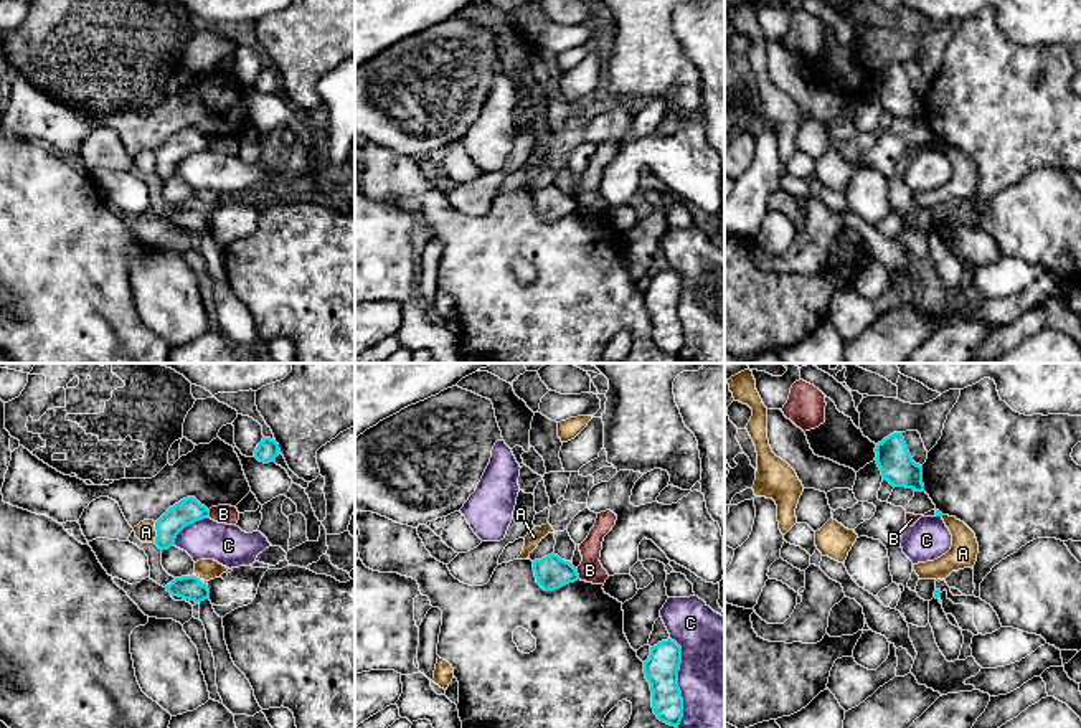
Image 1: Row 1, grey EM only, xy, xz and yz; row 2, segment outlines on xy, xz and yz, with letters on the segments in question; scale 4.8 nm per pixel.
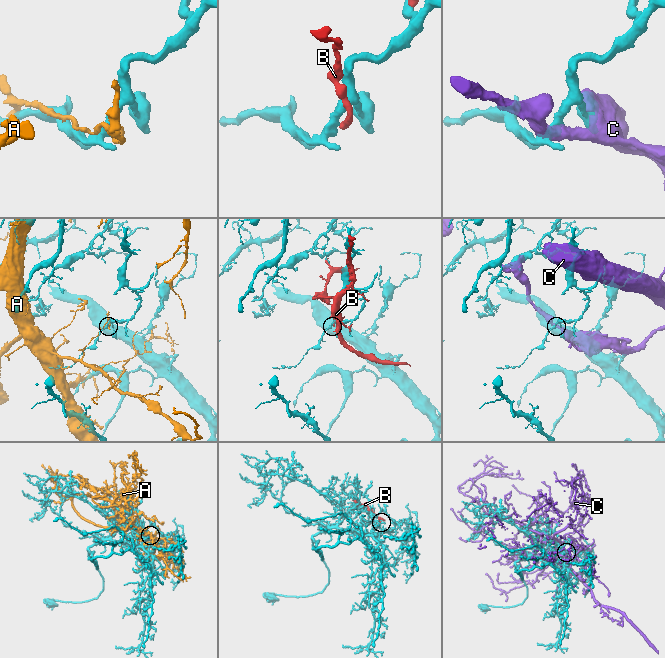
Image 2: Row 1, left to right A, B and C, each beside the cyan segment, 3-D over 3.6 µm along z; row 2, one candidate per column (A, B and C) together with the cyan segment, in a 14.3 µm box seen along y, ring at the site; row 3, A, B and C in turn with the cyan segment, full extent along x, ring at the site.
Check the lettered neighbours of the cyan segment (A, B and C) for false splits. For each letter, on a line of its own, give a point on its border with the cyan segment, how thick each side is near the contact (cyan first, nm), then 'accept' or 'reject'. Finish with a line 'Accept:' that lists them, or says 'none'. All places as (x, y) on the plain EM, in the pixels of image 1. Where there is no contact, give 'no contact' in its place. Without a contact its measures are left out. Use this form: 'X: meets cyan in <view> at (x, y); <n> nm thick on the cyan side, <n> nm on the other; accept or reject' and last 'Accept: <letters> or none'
A: meets cyan in xy at (157, 162); 130 nm thick on the cyan side, 100 nm on the other; reject
B: meets cyan in xz at (578, 205); 160 nm thick on the cyan side, 120 nm on the other; reject
C: meets cyan in xz at (677, 312); 170 nm thick on the cyan side, 440 nm on the other; reject
Accept: none

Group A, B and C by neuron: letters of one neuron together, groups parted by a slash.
A / B / C

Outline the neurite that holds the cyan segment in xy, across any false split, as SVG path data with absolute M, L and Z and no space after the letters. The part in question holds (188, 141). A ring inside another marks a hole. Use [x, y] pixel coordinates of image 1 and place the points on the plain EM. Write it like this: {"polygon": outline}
{"polygon": "M186 127L170 137L155 152L155 175L163 182L175 175L177 165L188 155L208 149L210 140L201 135L195 127Z"}

